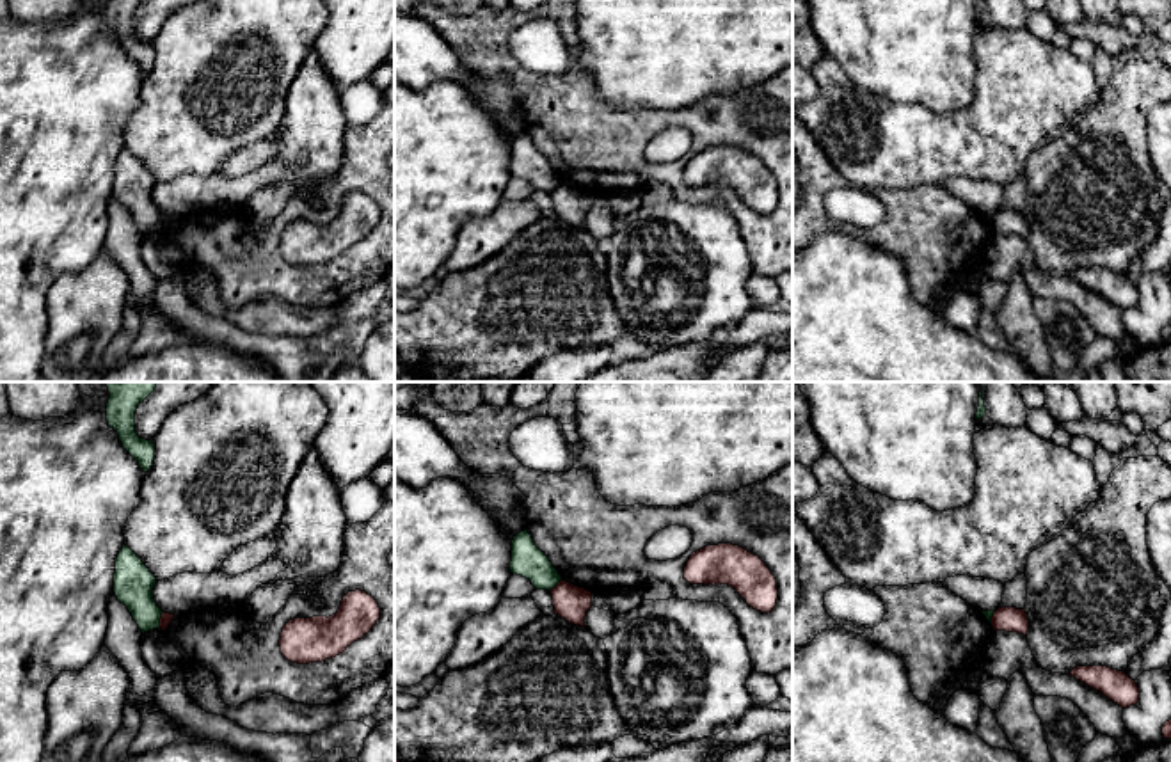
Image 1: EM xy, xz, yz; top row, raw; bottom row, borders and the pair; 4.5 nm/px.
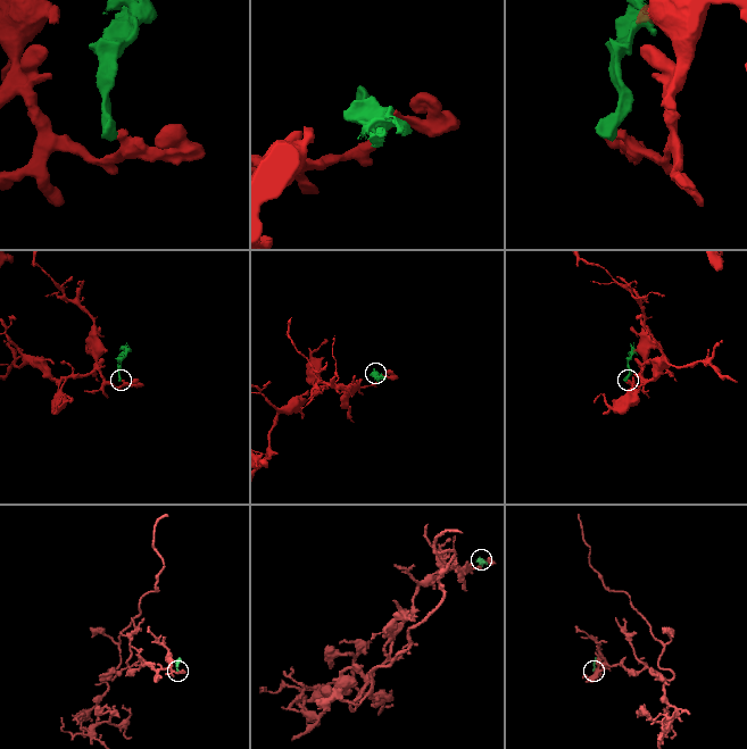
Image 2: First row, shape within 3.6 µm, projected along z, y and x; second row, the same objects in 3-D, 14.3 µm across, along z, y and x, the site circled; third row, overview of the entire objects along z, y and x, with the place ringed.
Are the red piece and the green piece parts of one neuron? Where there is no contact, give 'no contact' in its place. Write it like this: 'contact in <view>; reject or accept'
contact in xz; reject

